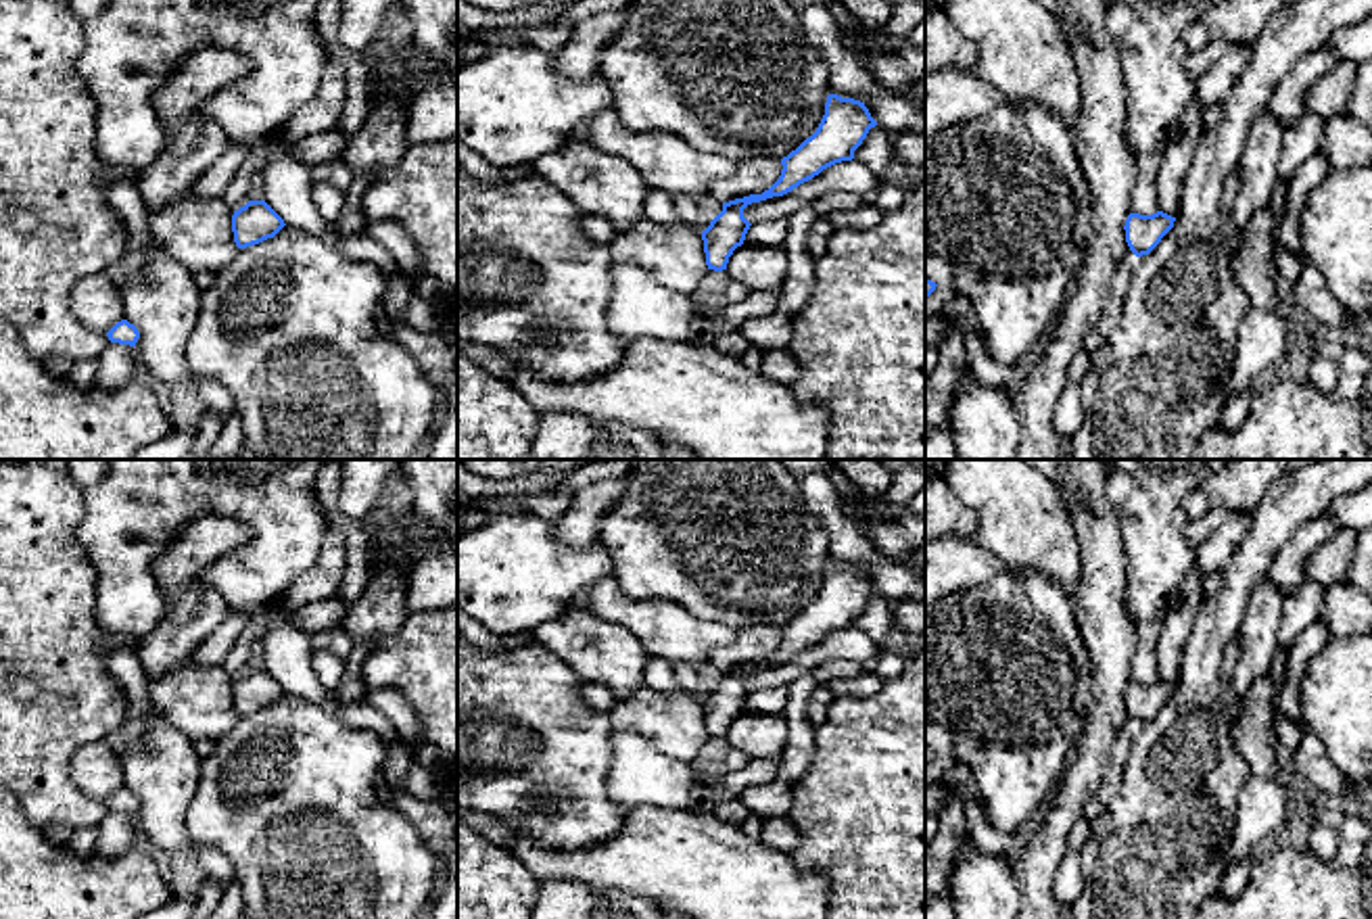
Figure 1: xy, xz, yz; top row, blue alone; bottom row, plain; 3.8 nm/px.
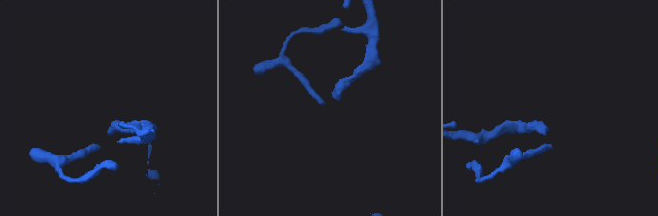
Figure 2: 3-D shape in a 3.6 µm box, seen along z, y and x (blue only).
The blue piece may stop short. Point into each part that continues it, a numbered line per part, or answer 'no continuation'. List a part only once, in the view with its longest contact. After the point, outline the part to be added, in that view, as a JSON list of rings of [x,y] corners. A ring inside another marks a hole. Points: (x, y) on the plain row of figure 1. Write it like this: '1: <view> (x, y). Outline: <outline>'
no continuation

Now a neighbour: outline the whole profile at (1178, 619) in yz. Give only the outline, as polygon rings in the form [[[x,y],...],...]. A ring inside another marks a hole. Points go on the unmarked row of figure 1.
[[[1192,568],[1163,614],[1157,666],[1159,679],[1172,685],[1176,685],[1178,681],[1182,668],[1182,650],[1186,645],[1203,597],[1203,579]]]

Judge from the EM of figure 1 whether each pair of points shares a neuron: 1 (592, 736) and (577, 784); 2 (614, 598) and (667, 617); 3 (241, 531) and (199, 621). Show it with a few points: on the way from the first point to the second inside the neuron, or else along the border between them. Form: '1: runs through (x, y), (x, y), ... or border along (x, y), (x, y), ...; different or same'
1: runs through (579, 748), (577, 771); same
2: runs through (627, 610), (640, 617), (654, 617); same
3: runs through (216, 542), (186, 571), (188, 596); same

